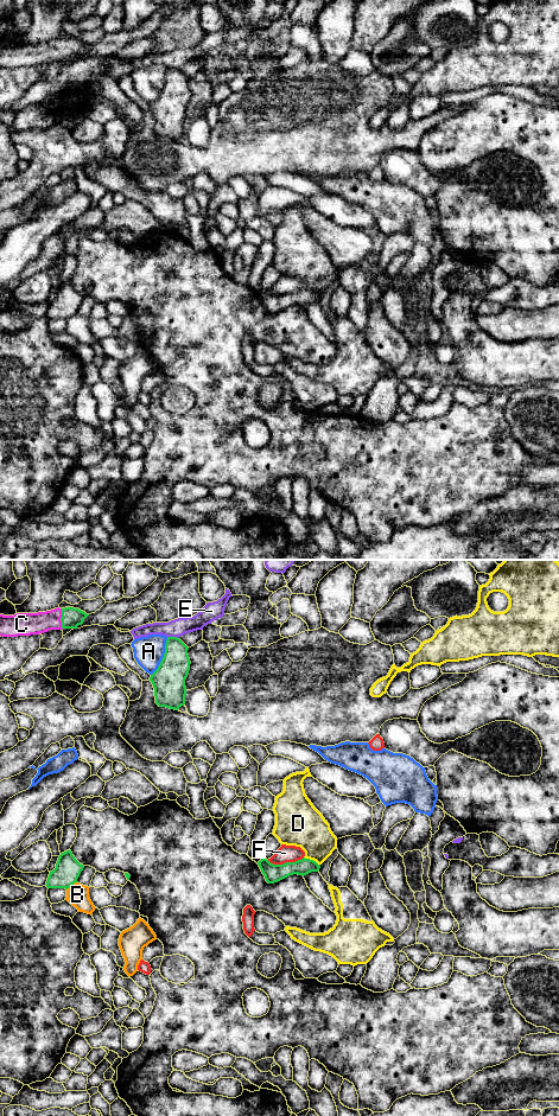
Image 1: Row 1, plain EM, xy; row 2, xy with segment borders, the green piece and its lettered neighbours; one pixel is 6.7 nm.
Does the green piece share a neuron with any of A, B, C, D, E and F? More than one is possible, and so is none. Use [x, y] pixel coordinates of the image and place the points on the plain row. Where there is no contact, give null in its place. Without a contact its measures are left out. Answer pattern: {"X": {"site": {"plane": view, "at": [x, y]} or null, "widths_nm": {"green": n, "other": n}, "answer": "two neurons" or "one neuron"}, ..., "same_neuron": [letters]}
{"A": {"site": {"plane": "xy", "at": [164, 87]}, "widths_nm": {"green": 220, "other": 200}, "answer": "two neurons"}, "B": {"site": {"plane": "xy", "at": [71, 314]}, "widths_nm": {"green": 170, "other": 150}, "answer": "two neurons"}, "C": {"site": {"plane": "xy", "at": [61, 50]}, "widths_nm": {"green": 140, "other": 160}, "answer": "one neuron"}, "D": {"site": {"plane": "xy", "at": [312, 291]}, "widths_nm": {"green": 110, "other": 300}, "answer": "two neurons"}, "E": {"site": {"plane": "xy", "at": [173, 68]}, "widths_nm": {"green": 200, "other": 120}, "answer": "two neurons"}, "F": {"site": {"plane": "xy", "at": [286, 293]}, "widths_nm": {"green": 130, "other": 110}, "answer": "two neurons"}, "same_neuron": ["C"]}

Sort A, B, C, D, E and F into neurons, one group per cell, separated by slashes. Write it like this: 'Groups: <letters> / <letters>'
Groups: A / B / C / D / E / F

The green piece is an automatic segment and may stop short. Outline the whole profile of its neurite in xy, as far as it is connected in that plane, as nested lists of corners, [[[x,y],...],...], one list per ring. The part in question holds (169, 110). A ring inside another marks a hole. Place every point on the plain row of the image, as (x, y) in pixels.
[[[167,68],[164,88],[150,111],[155,134],[178,141],[185,135],[185,110],[190,101],[189,78],[177,68]]]

